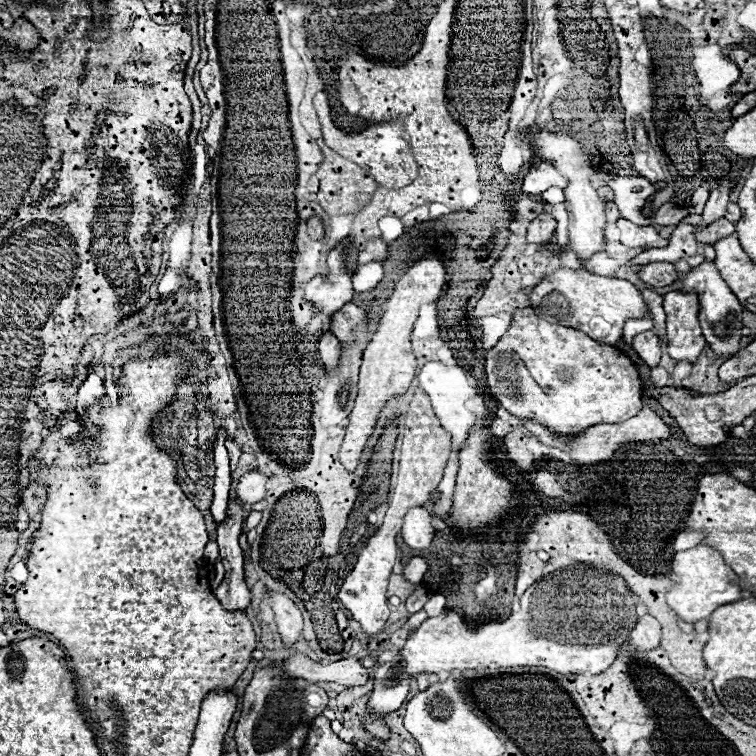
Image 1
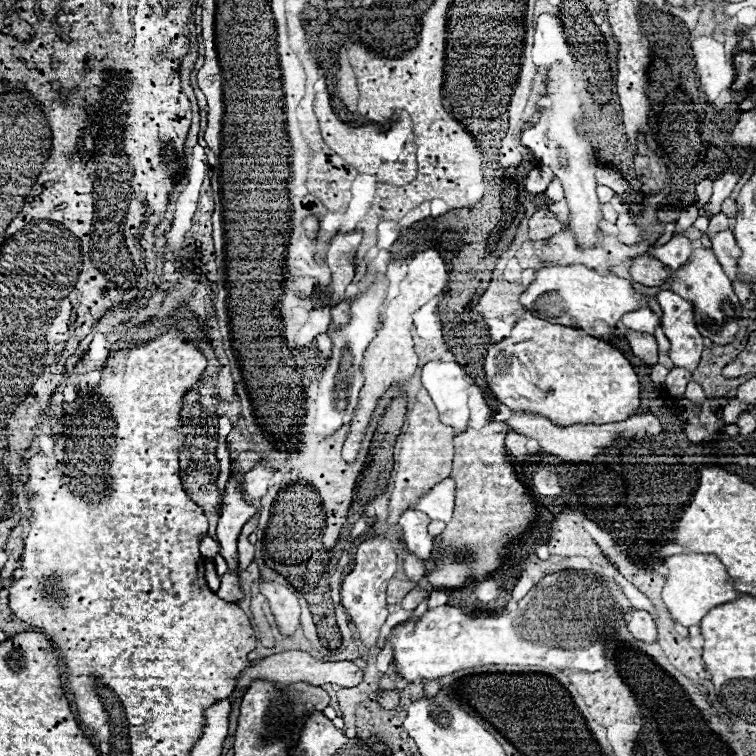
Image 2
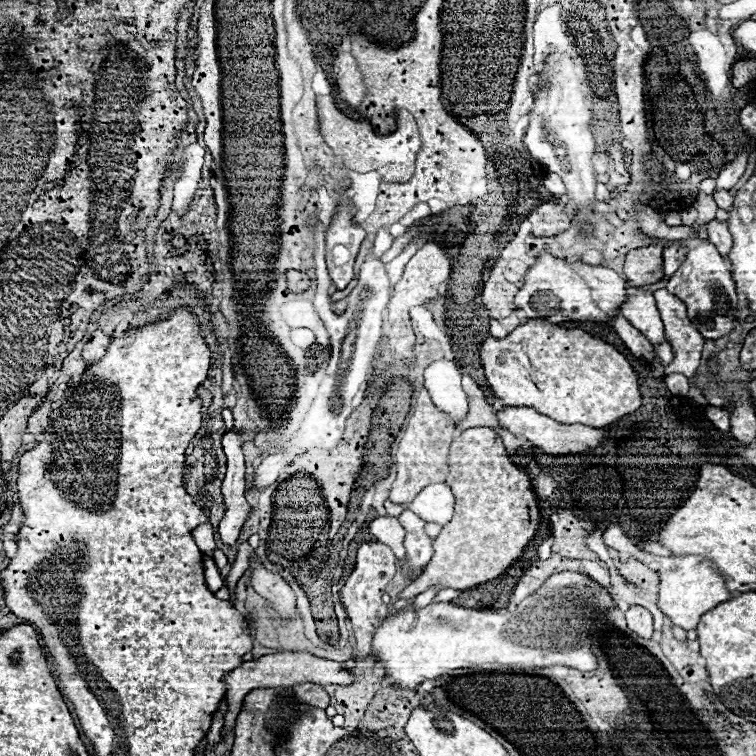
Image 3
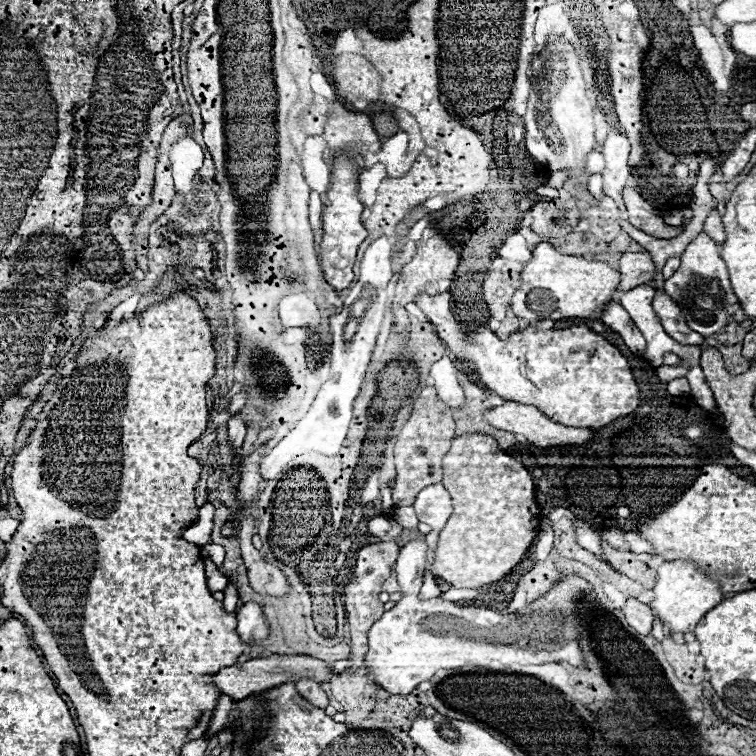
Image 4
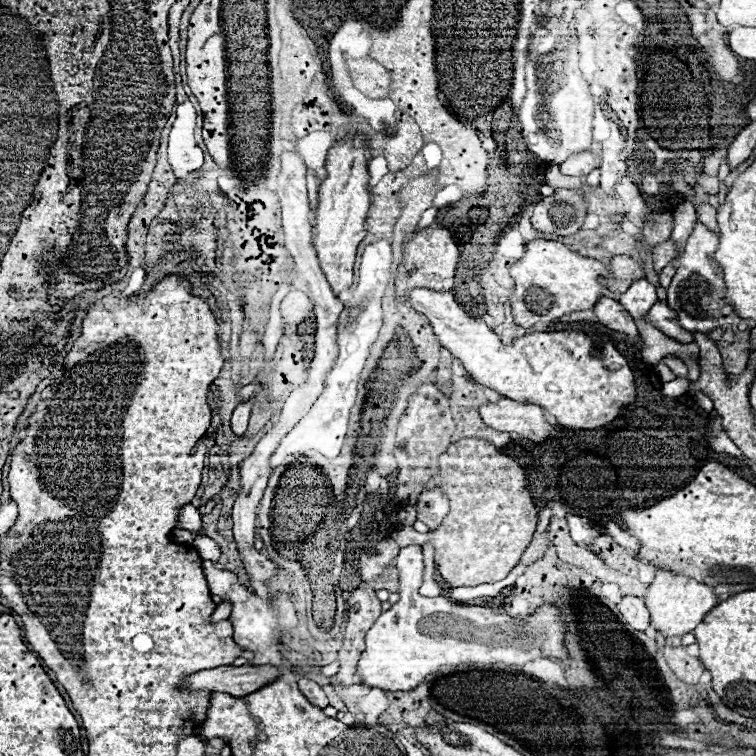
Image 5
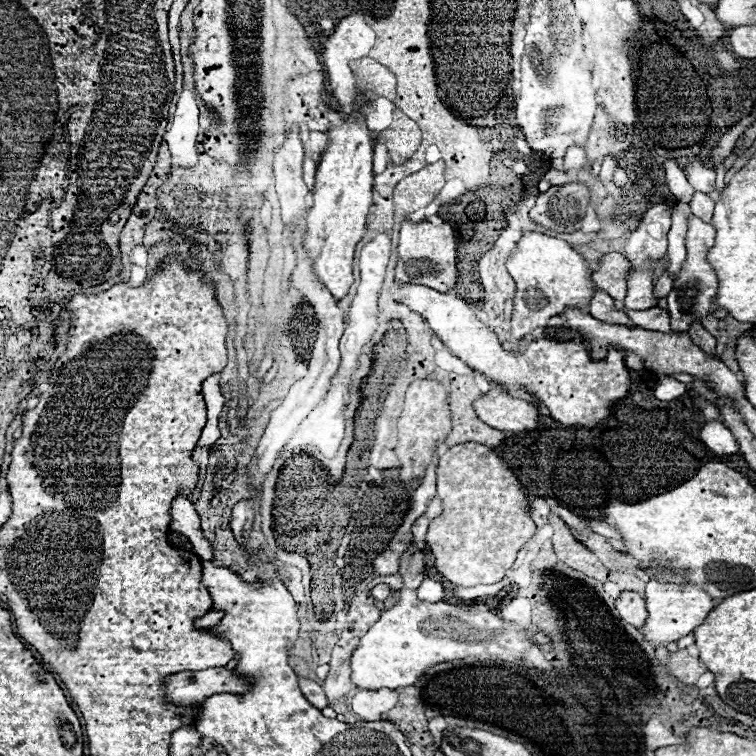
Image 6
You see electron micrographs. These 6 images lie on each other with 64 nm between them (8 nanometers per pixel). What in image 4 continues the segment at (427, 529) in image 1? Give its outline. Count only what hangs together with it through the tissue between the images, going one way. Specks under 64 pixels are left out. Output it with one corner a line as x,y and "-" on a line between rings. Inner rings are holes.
413,506
400,507
397,510
394,518
403,528
410,528
410,530
416,530
416,526
418,526
418,518
416,516
-
408,542
396,560
396,576
400,582
402,600
382,614
368,632
368,652
364,658
368,676
390,694
410,694
420,682
430,680
438,670
458,668
464,664
494,664
492,668
506,670
510,664
542,664
570,662
582,664
578,636
584,628
578,622
574,602
590,586
570,576
558,582
548,594
530,604
524,614
500,614
492,608
458,606
448,600
420,600
422,574
426,564
426,542

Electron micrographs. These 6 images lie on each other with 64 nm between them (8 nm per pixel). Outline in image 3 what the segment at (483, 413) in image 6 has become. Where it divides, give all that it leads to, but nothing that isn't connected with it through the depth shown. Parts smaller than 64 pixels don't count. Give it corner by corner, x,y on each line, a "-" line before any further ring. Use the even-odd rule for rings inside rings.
506,406
504,410
496,412
496,420
502,428
510,430
512,434
524,436
526,440
530,440
534,446
538,446
546,454
558,454
558,456
590,452
592,448
600,446
600,442
606,438
604,428
592,428
592,426
584,426
584,424
560,424
528,406

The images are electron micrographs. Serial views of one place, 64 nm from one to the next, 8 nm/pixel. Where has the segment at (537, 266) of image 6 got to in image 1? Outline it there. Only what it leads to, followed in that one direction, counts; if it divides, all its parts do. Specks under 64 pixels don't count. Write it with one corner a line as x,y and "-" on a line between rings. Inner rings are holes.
558,268
554,274
550,274
550,278
542,278
530,292
530,308
534,308
534,312
538,312
538,316
544,320
582,330
590,338
610,346
618,344
628,318
642,318
648,314
648,306
640,290
636,290
632,283
620,278
596,276
584,268

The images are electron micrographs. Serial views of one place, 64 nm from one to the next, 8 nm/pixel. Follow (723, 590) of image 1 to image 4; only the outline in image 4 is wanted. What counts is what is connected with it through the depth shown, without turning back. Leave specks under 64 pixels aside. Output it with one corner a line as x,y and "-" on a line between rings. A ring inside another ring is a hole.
674,560
664,562
658,568
658,580
654,586
656,600
650,602
650,608
654,610
656,618
674,634
674,632
692,632
696,624
702,620
702,616
712,610
718,602
722,602
720,584
710,580
706,574
698,572
692,562
686,560

